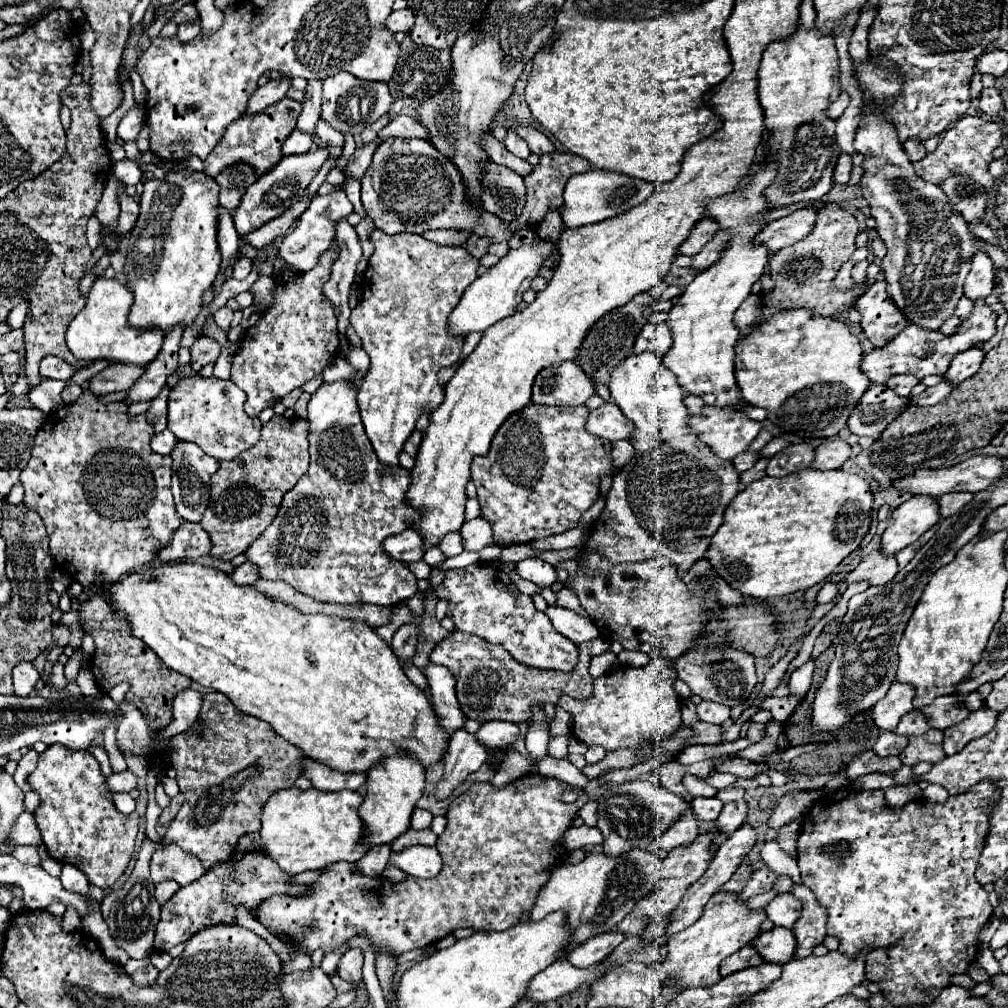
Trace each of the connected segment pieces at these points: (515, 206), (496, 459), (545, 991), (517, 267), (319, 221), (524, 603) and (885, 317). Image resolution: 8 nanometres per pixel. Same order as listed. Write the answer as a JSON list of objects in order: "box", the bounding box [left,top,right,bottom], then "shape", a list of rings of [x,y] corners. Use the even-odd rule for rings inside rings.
[{"box":[482,163,526,223],"shape":[[[488,163],[482,185],[482,207],[488,213],[496,215],[504,223],[512,223],[520,217],[526,203],[526,187],[520,175],[508,167]]]},{"box":[472,403,612,547],"shape":[[[530,403],[526,409],[514,413],[498,429],[492,439],[490,453],[486,457],[474,457],[472,481],[478,491],[480,517],[492,525],[494,543],[508,547],[514,543],[528,543],[550,535],[564,533],[580,523],[584,511],[588,511],[600,495],[600,477],[612,473],[612,443],[590,435],[584,429],[588,407],[548,407]]]},{"box":[526,959,600,1003],"shape":[[[564,959],[554,961],[550,967],[540,971],[530,981],[526,997],[546,1003],[550,999],[558,999],[564,993],[572,993],[572,991],[580,989],[580,983],[588,983],[588,979],[592,979],[592,975],[596,975],[596,967],[600,967],[600,965],[596,963],[588,969],[578,969],[578,967],[572,967]]]},{"box":[448,239,554,339],"shape":[[[538,239],[538,243],[532,243],[528,247],[518,247],[510,251],[506,257],[498,261],[498,265],[490,267],[484,275],[480,275],[468,289],[464,291],[460,303],[450,313],[450,329],[448,333],[452,337],[466,339],[470,333],[482,333],[494,323],[502,321],[504,317],[510,317],[518,311],[518,305],[522,303],[522,295],[530,289],[530,281],[538,275],[542,263],[552,253],[554,241],[550,239]]]},{"box":[278,181,352,271],"shape":[[[344,181],[332,193],[314,197],[314,201],[306,209],[306,213],[300,217],[294,231],[290,231],[286,235],[286,239],[282,241],[278,257],[282,257],[290,267],[294,267],[298,271],[310,271],[312,267],[316,267],[320,255],[332,247],[336,223],[340,223],[340,219],[346,219],[350,213],[352,213],[352,203],[346,199],[346,181]]]},{"box":[434,563,578,671],"shape":[[[474,563],[462,569],[450,569],[444,583],[434,591],[438,599],[448,601],[446,617],[454,621],[456,629],[502,645],[516,661],[558,671],[572,671],[578,663],[578,647],[552,627],[546,613],[536,611],[532,599],[518,591],[500,563]]]},{"box":[854,279,908,347],"shape":[[[882,279],[872,283],[854,307],[860,311],[860,327],[874,347],[888,345],[908,325],[906,317],[888,297],[886,283]]]}]

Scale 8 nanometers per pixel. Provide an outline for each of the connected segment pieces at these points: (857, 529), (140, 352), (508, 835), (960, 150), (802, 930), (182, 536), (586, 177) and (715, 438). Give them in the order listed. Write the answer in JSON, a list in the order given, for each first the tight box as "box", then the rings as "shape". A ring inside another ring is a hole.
[{"box":[708,469,874,601],"shape":[[[802,469],[786,477],[764,477],[740,491],[724,513],[722,527],[714,533],[708,549],[708,559],[720,577],[742,595],[766,601],[796,591],[804,591],[824,581],[864,539],[870,527],[874,497],[870,483],[842,469],[816,471]]]},{"box":[66,277,164,365],"shape":[[[98,277],[92,283],[90,295],[86,299],[86,307],[70,321],[66,329],[66,345],[68,349],[84,361],[108,359],[114,363],[134,363],[134,365],[148,365],[160,351],[164,331],[158,327],[154,329],[136,329],[128,325],[128,313],[134,303],[132,291],[118,283],[116,279]]]},{"box":[258,775,586,955],"shape":[[[522,775],[502,789],[494,789],[490,783],[476,783],[448,807],[448,825],[436,843],[444,867],[434,879],[408,877],[402,883],[392,883],[384,877],[366,877],[358,873],[354,863],[334,863],[310,887],[310,895],[274,895],[260,905],[258,919],[268,931],[280,931],[284,937],[290,937],[296,949],[308,955],[320,947],[330,953],[360,933],[372,937],[374,949],[400,955],[416,947],[428,947],[460,927],[470,927],[474,931],[504,931],[516,925],[524,911],[534,907],[540,889],[550,877],[550,869],[556,861],[564,861],[566,849],[562,845],[562,835],[586,803],[586,793],[580,793],[578,801],[572,805],[562,803],[560,793],[564,787],[562,781],[542,775]]]},{"box":[914,115,1004,187],"shape":[[[964,115],[962,119],[956,121],[956,125],[948,131],[944,131],[944,137],[940,141],[940,145],[936,147],[936,151],[928,153],[922,161],[918,161],[914,165],[916,175],[922,177],[928,183],[940,183],[946,177],[960,173],[960,175],[968,175],[972,177],[976,183],[982,183],[984,187],[992,187],[996,183],[996,179],[988,173],[988,165],[992,163],[992,151],[1002,143],[1004,135],[1002,135],[1002,127],[996,121],[984,121],[982,117],[970,117]]]},{"box":[792,885,826,959],"shape":[[[794,885],[792,891],[794,897],[798,897],[804,905],[800,919],[794,925],[794,937],[796,937],[796,959],[804,959],[812,953],[816,945],[820,945],[826,937],[826,911],[820,907],[816,895],[804,885]]]},{"box":[158,521,212,561],"shape":[[[184,521],[180,529],[174,533],[174,539],[158,551],[160,561],[182,561],[182,559],[198,559],[208,555],[212,549],[208,533],[198,523]]]},{"box":[560,169,652,229],"shape":[[[592,169],[592,171],[586,171],[586,173],[574,175],[566,183],[560,217],[562,217],[564,227],[568,227],[568,229],[600,223],[604,219],[616,217],[616,215],[640,205],[642,201],[646,201],[646,197],[650,193],[652,193],[652,183],[648,183],[648,181],[640,181],[640,179],[622,175],[622,173]]]},{"box":[690,405,762,459],"shape":[[[706,405],[700,415],[690,417],[690,427],[720,459],[734,459],[748,451],[762,429],[762,423],[752,421],[742,411]]]}]

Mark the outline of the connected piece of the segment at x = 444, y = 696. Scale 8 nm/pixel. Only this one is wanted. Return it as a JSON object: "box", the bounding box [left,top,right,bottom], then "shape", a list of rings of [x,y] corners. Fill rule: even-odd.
{"box":[424,661,466,737],"shape":[[[432,661],[424,667],[424,677],[430,685],[436,717],[440,719],[440,725],[448,731],[448,737],[452,737],[452,731],[458,731],[466,721],[456,701],[456,679],[448,669]]]}

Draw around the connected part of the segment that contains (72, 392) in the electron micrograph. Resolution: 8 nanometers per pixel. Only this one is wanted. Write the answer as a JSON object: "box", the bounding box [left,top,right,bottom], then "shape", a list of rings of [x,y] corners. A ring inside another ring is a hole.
{"box":[61,381,82,403],"shape":[[[68,381],[64,391],[62,391],[61,397],[64,403],[74,403],[80,397],[80,393],[82,393],[82,387],[72,383],[72,381]]]}

